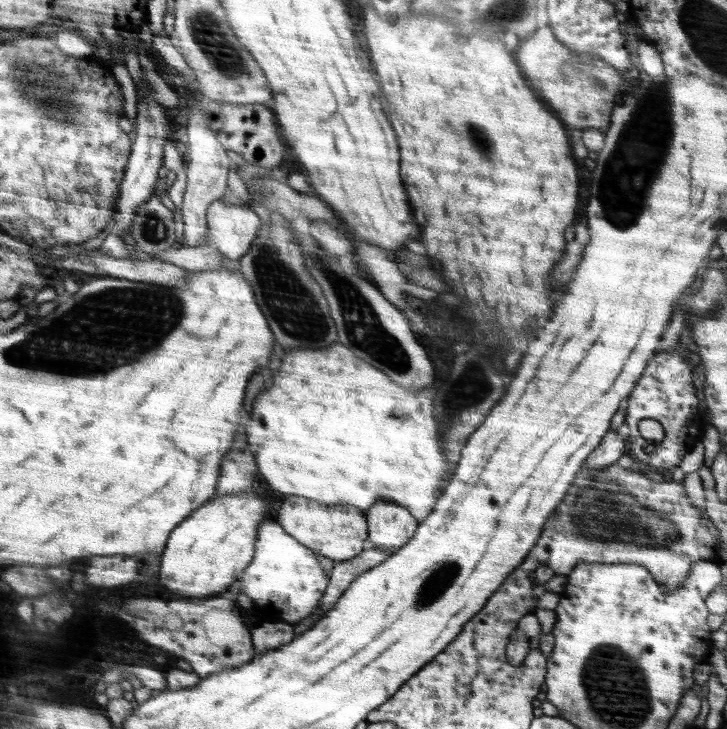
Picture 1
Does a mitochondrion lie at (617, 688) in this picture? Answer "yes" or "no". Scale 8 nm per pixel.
yes

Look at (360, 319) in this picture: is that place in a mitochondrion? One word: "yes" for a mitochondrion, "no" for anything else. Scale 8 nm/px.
yes

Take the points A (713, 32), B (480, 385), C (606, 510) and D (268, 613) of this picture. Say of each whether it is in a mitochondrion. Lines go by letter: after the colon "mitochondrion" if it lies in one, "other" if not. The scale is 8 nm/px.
A: mitochondrion
B: mitochondrion
C: mitochondrion
D: other

